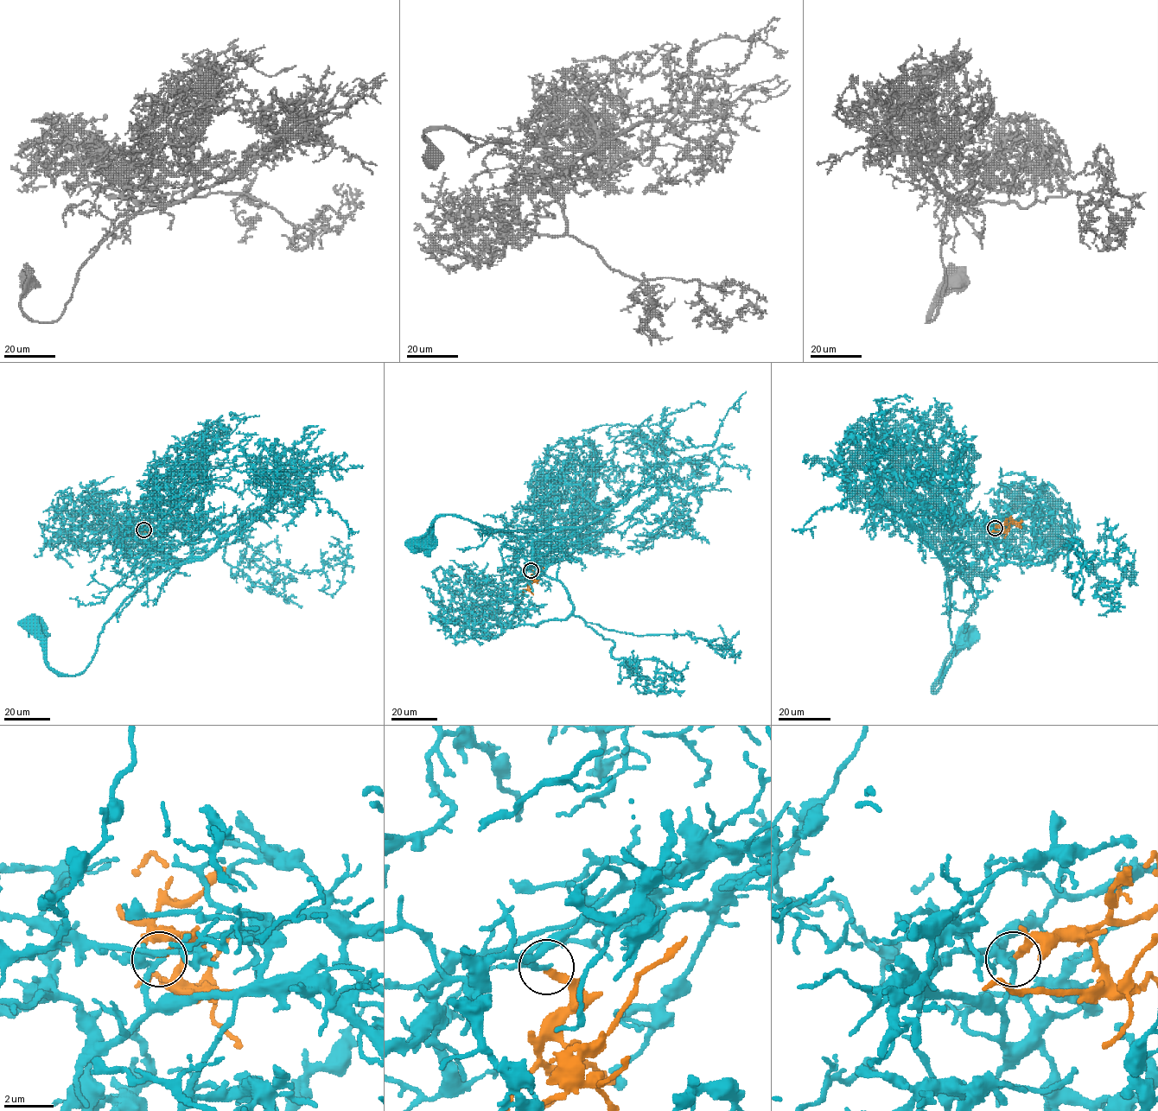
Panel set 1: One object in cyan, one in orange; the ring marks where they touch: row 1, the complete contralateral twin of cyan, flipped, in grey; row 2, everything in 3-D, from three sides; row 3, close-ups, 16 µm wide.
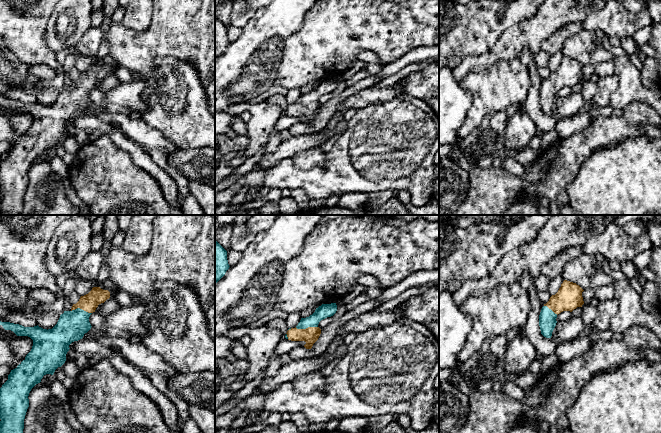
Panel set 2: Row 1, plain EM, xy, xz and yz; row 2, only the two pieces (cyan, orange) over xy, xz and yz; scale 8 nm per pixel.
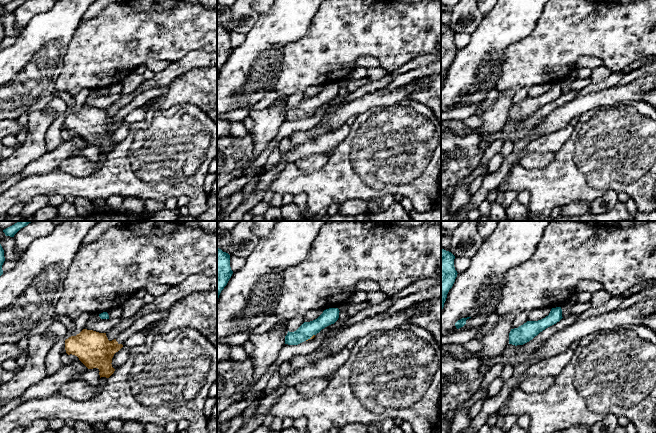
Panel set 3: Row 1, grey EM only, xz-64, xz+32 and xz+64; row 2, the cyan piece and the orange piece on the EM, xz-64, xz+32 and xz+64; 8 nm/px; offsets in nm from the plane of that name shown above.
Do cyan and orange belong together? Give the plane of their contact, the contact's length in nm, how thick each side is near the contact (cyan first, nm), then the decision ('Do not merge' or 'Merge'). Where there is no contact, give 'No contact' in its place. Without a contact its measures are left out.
Touches cyan in xz. Shared border 180 nm. Thickness 110 nm (cyan) against 140 nm. Merge

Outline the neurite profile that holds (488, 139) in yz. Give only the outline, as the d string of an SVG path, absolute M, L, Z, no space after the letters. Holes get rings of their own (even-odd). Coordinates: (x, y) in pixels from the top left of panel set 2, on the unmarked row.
M505 110L490 114L466 137L454 144L469 161L483 156L501 154L504 150L508 117Z

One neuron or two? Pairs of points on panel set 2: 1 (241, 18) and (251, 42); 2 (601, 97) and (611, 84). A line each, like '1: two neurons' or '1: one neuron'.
1: two neurons
2: one neuron

